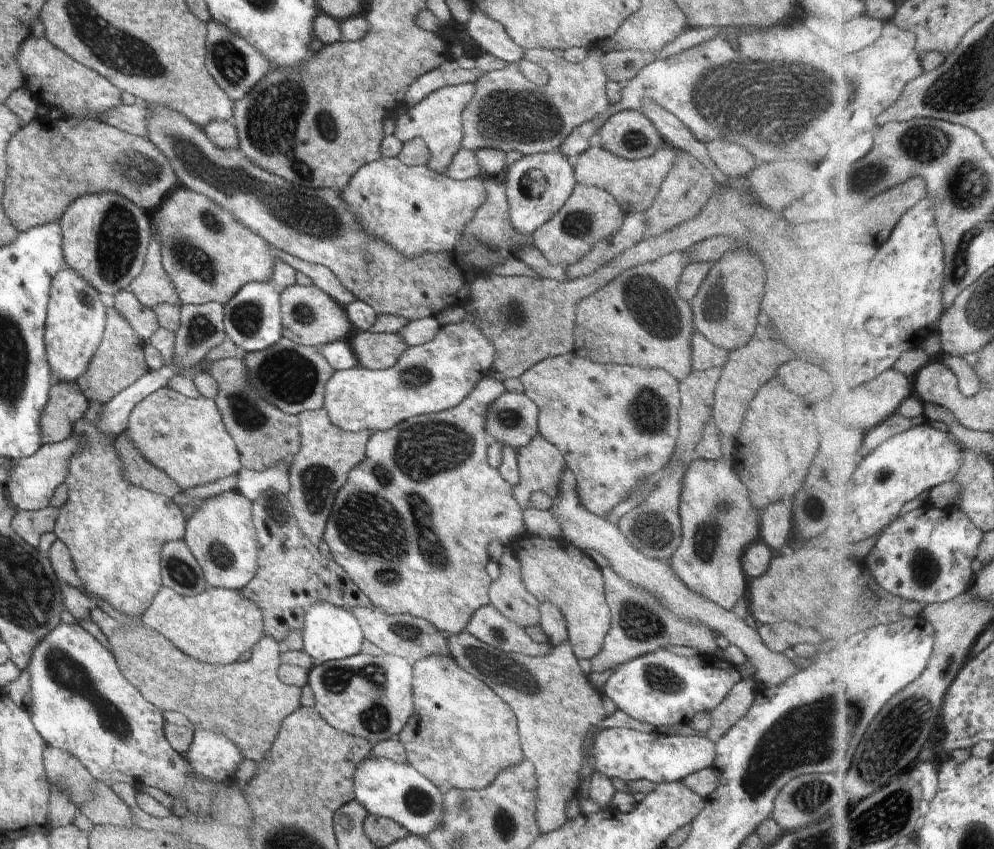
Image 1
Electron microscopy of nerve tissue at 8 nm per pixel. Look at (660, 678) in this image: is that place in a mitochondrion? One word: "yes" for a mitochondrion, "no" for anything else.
yes

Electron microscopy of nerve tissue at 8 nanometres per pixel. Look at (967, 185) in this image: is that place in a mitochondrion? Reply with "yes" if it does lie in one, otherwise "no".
yes

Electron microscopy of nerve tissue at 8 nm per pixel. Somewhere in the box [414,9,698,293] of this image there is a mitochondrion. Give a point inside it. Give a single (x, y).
(503, 116)

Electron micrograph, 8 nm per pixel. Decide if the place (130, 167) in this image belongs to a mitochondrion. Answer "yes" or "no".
yes

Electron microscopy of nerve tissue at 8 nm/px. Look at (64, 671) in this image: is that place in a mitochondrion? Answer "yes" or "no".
yes

